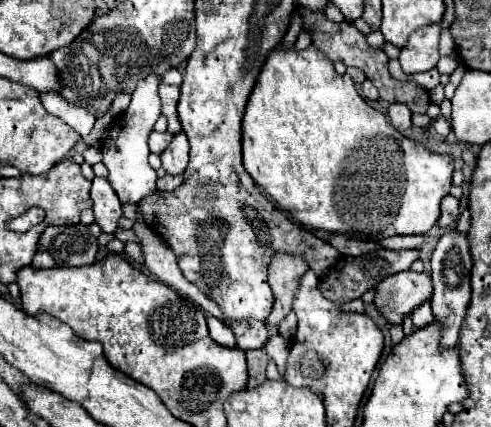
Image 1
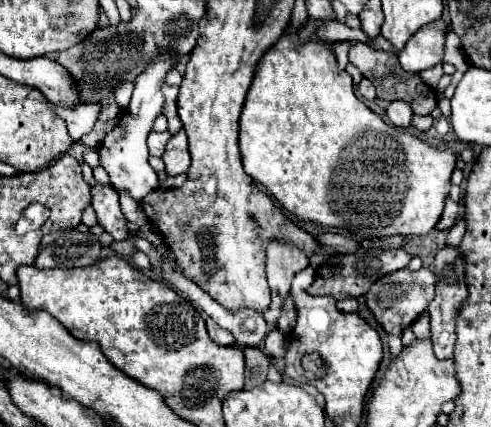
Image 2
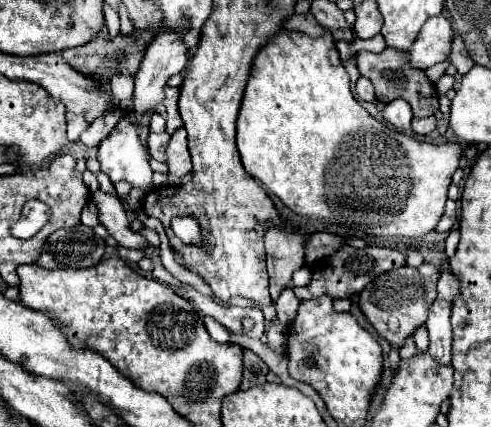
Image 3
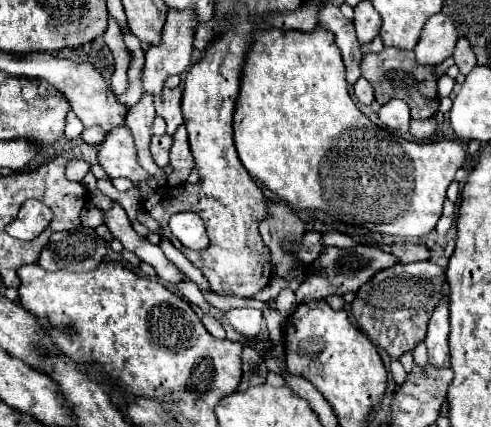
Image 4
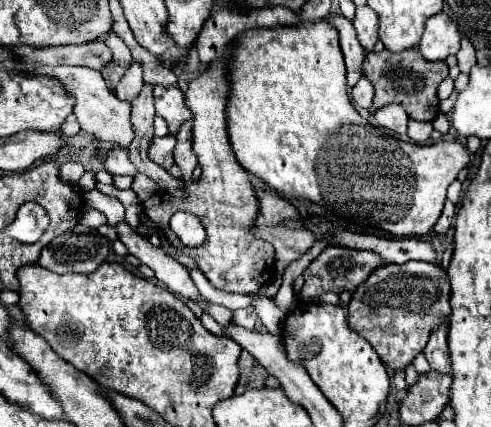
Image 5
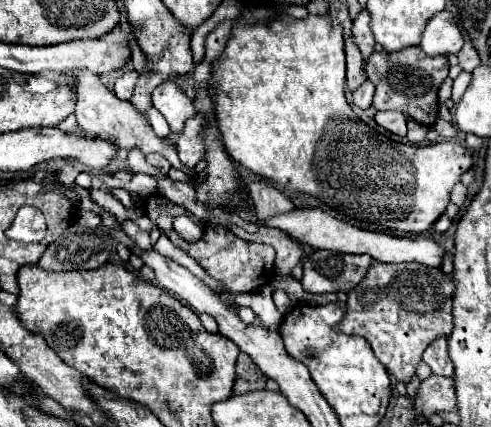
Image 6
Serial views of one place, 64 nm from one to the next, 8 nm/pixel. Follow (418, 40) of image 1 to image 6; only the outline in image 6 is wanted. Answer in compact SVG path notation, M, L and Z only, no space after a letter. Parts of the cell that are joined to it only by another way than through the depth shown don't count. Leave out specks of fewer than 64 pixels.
M442 10L436 16L432 16L432 20L428 20L420 42L422 50L430 56L458 54L462 44L464 44L462 32L448 10Z

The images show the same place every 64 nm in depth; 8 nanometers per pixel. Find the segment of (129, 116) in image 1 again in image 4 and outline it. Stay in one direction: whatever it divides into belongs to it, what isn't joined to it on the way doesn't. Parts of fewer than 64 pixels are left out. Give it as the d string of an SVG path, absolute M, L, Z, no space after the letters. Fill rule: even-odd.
M168 8L168 18L164 24L164 34L162 34L162 44L160 46L152 46L146 50L146 66L144 66L144 74L142 74L142 84L144 84L144 92L150 94L160 94L164 80L172 74L182 74L188 64L190 64L190 54L192 54L192 42L194 42L194 34L196 34L196 8L184 8L184 10L174 10ZM116 128L106 136L98 152L98 164L110 178L126 176L136 184L148 180L148 174L136 160L136 148L132 144L132 134L128 128Z

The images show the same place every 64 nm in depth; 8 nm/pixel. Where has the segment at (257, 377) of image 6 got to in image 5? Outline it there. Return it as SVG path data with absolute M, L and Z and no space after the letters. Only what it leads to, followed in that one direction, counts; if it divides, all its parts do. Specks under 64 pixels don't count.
M246 350L240 354L238 368L240 368L240 380L234 390L236 394L244 394L248 388L264 388L268 374L264 372L264 368L260 368L256 358L252 354L248 354Z

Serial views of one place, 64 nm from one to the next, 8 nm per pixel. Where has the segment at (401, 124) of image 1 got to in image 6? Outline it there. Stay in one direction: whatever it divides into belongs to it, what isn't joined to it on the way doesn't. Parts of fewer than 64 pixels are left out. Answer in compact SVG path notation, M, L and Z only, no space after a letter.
M396 110L376 112L376 124L396 136L402 136L402 138L406 136L406 120L404 120L402 112L396 112Z

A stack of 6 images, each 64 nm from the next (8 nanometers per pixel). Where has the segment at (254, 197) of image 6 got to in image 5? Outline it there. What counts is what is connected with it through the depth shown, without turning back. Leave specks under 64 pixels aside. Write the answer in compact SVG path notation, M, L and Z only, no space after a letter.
M256 188L256 198L260 206L260 212L256 216L258 226L278 226L284 220L300 220L298 210L282 196Z

